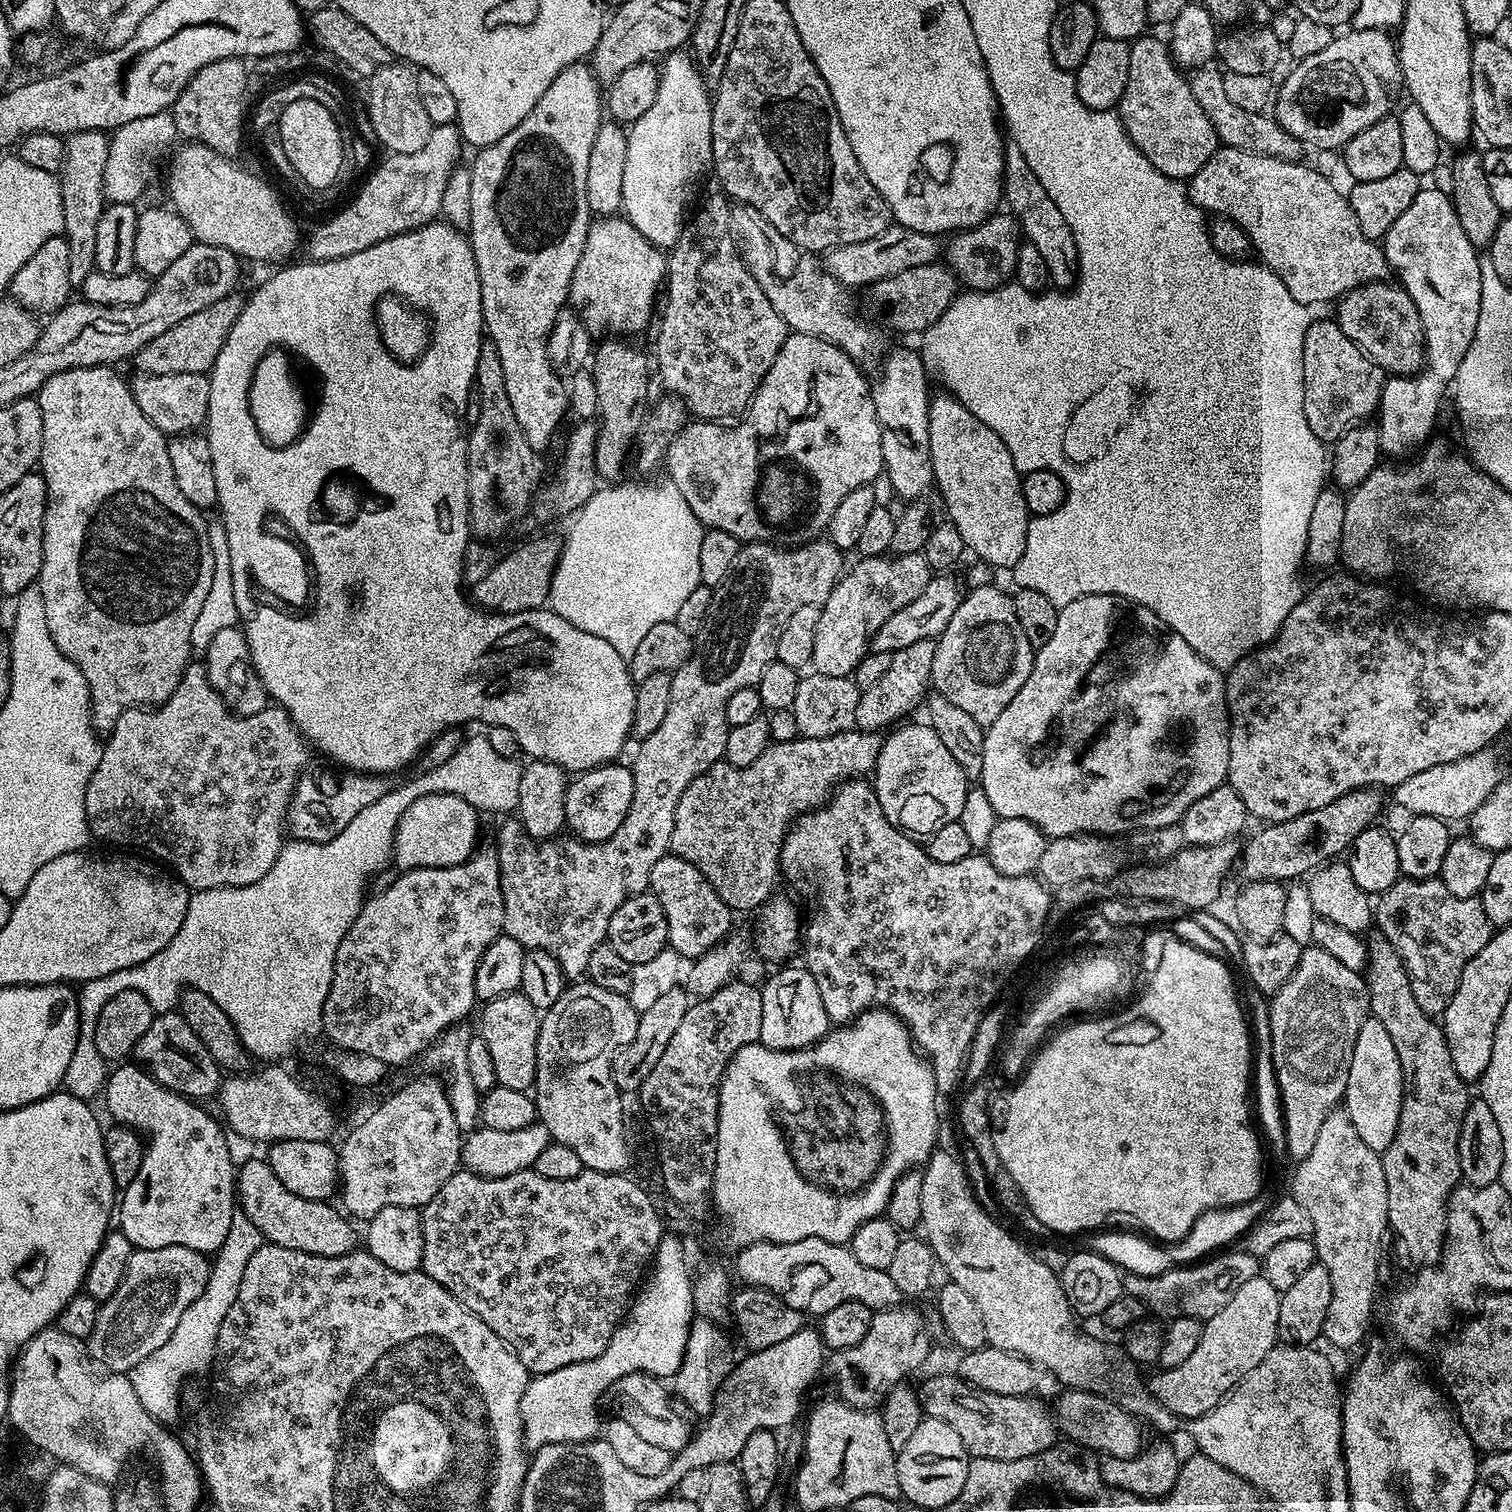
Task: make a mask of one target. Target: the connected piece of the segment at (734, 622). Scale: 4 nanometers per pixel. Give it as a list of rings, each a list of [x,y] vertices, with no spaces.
[[[827,538],[795,546],[757,547],[752,542],[741,543],[730,574],[712,593],[710,610],[700,633],[694,638],[691,658],[672,673],[666,719],[658,725],[654,734],[650,734],[650,738],[639,741],[636,761],[630,764],[634,774],[634,798],[622,826],[618,826],[616,833],[601,844],[585,844],[575,838],[536,840],[528,836],[516,818],[505,819],[508,821],[497,830],[494,851],[500,867],[503,935],[518,938],[525,950],[546,950],[546,954],[556,959],[569,981],[579,981],[587,973],[590,954],[599,944],[605,943],[614,910],[618,910],[626,898],[649,891],[654,862],[669,855],[678,798],[682,798],[686,786],[690,786],[694,778],[710,770],[710,766],[721,763],[729,729],[726,702],[730,702],[730,694],[734,694],[734,690],[751,688],[759,682],[762,670],[766,670],[766,666],[776,659],[778,634],[782,634],[782,626],[786,626],[794,610],[799,610],[801,606],[819,606],[830,598],[830,590],[834,590],[845,571],[844,556],[839,546]]]

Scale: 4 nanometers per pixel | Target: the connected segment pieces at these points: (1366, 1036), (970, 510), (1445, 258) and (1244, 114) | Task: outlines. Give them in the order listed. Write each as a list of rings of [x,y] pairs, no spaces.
[[[1369,1018],[1366,1022],[1362,1022],[1362,1030],[1358,1030],[1358,1042],[1354,1042],[1354,1058],[1350,1058],[1350,1078],[1346,1082],[1342,1101],[1343,1111],[1348,1113],[1350,1122],[1354,1122],[1354,1130],[1358,1130],[1358,1138],[1362,1138],[1362,1142],[1366,1142],[1370,1150],[1382,1154],[1386,1146],[1394,1142],[1403,1101],[1404,1075],[1402,1066],[1398,1062],[1398,1053],[1394,1051],[1394,1042],[1390,1038],[1390,1033],[1382,1026],[1382,1022]]]
[[[943,395],[928,401],[935,491],[944,499],[947,519],[962,534],[965,549],[993,569],[1012,570],[1026,548],[1030,519],[1026,498],[1022,498],[1022,473],[1014,466],[1006,442],[986,422],[978,422],[952,395]]]
[[[1428,186],[1421,187],[1414,202],[1410,202],[1398,222],[1390,226],[1382,247],[1400,287],[1414,298],[1424,331],[1426,370],[1414,376],[1389,375],[1384,381],[1378,409],[1381,453],[1388,458],[1408,458],[1429,443],[1440,416],[1444,391],[1453,387],[1458,366],[1462,366],[1462,358],[1466,358],[1466,350],[1470,350],[1470,342],[1474,342],[1478,310],[1482,310],[1480,256],[1470,238],[1466,238],[1462,222],[1458,222],[1451,195],[1445,189],[1443,192]]]
[[[1216,66],[1197,68],[1191,73],[1190,83],[1198,106],[1202,106],[1206,118],[1210,118],[1210,126],[1214,126],[1216,139],[1223,147],[1246,150],[1259,156],[1269,156],[1279,160],[1300,162],[1305,159],[1304,141],[1294,138],[1294,134],[1286,131],[1275,118],[1264,112],[1239,108],[1235,102],[1230,102],[1230,98],[1226,98],[1226,82],[1221,69],[1216,69]]]

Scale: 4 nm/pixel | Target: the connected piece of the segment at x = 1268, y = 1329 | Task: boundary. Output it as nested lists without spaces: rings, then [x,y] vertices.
[[[1263,1274],[1250,1278],[1243,1286],[1238,1286],[1234,1298],[1214,1314],[1214,1318],[1203,1321],[1202,1338],[1194,1354],[1182,1362],[1182,1366],[1160,1368],[1156,1377],[1151,1377],[1152,1396],[1170,1410],[1173,1417],[1191,1422],[1214,1410],[1237,1382],[1246,1378],[1266,1354],[1278,1343],[1278,1306],[1280,1292],[1266,1282]]]

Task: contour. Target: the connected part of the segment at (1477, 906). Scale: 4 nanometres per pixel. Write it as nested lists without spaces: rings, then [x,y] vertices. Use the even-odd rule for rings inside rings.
[[[1401,878],[1390,890],[1379,893],[1377,900],[1380,901],[1374,904],[1375,923],[1378,928],[1380,924],[1379,931],[1404,959],[1410,990],[1414,990],[1418,1006],[1430,1017],[1443,1017],[1450,998],[1454,998],[1454,990],[1458,990],[1458,978],[1466,962],[1492,937],[1494,926],[1490,918],[1486,918],[1482,902],[1475,896],[1458,898],[1450,894],[1439,878]]]

